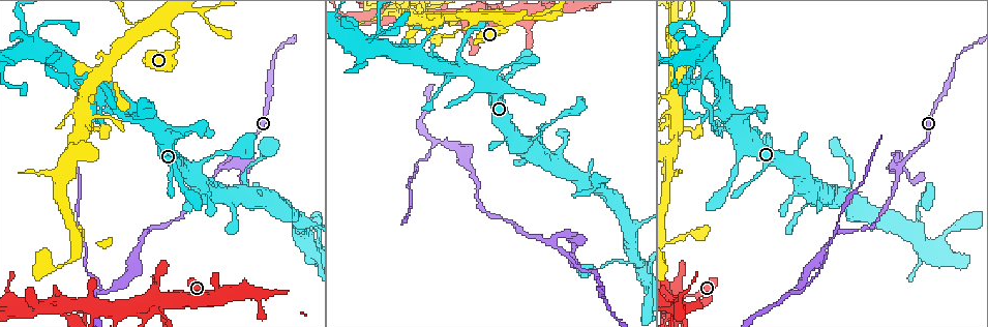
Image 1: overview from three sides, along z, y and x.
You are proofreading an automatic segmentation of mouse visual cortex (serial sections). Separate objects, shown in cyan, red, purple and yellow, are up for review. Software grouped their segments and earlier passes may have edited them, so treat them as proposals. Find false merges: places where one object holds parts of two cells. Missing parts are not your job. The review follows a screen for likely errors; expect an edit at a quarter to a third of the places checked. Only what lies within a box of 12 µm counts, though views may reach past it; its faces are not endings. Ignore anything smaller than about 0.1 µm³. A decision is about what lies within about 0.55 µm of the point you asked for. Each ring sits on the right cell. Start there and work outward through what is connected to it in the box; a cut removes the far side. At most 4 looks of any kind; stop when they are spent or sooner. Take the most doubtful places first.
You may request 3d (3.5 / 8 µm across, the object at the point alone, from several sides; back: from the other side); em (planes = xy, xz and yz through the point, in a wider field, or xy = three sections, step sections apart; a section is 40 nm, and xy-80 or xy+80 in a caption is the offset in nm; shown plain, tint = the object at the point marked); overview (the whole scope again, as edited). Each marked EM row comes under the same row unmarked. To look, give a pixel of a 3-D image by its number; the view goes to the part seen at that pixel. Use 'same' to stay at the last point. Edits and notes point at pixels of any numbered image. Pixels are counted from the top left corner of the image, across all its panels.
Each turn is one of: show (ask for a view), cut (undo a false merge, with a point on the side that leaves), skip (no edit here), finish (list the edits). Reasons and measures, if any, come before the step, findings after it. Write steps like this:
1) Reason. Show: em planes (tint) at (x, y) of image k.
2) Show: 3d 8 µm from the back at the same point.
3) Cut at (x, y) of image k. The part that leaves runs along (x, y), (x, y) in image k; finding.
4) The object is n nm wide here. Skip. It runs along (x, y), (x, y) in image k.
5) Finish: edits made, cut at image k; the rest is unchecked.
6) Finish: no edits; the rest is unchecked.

Abrupt turn. Show: 3d 3.5 µm at (903, 166) of image 1.

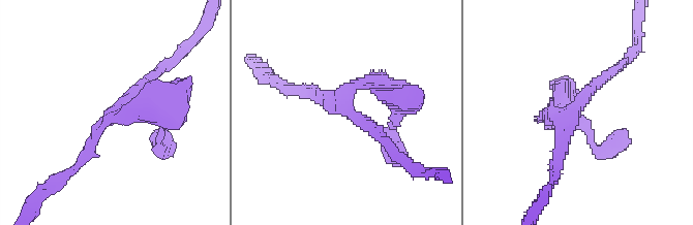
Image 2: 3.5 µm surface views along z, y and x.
3 arms meet here; the arms are 150, 200, 200 nm wide; need the tissue. Show: em xy step 2 (tint) at (342, 106) of image 2.

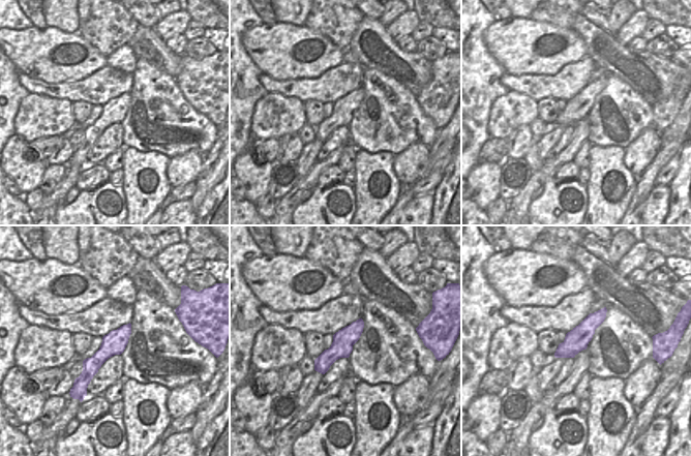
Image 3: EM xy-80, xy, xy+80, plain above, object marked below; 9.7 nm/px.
Skip. It runs along (128, 327), (90, 366), (83, 385) in image 3; one cell here.

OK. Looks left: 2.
Branch point. Show: 3d 3.5 µm at (800, 292) of image 1.

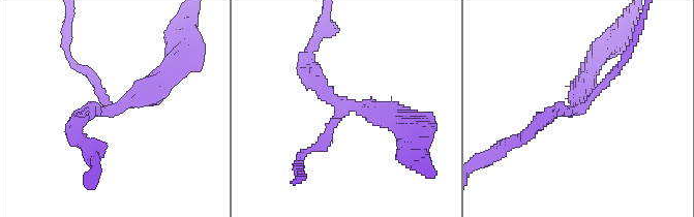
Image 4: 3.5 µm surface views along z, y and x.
Shape alone is not enough. Show: em xy step 1 (tint) at (349, 107) of image 4.

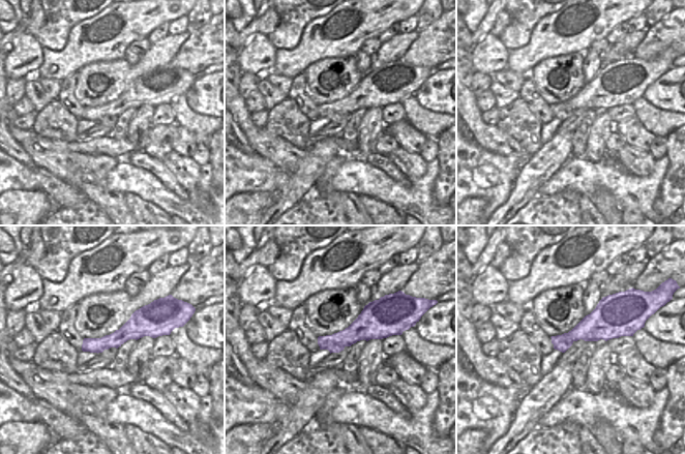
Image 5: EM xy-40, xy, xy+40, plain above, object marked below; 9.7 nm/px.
Cut at (328, 135) of image 4. A second cell is stuck on.

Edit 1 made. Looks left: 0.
Finish: edits made, cut at image 4; the rest is unchecked.

